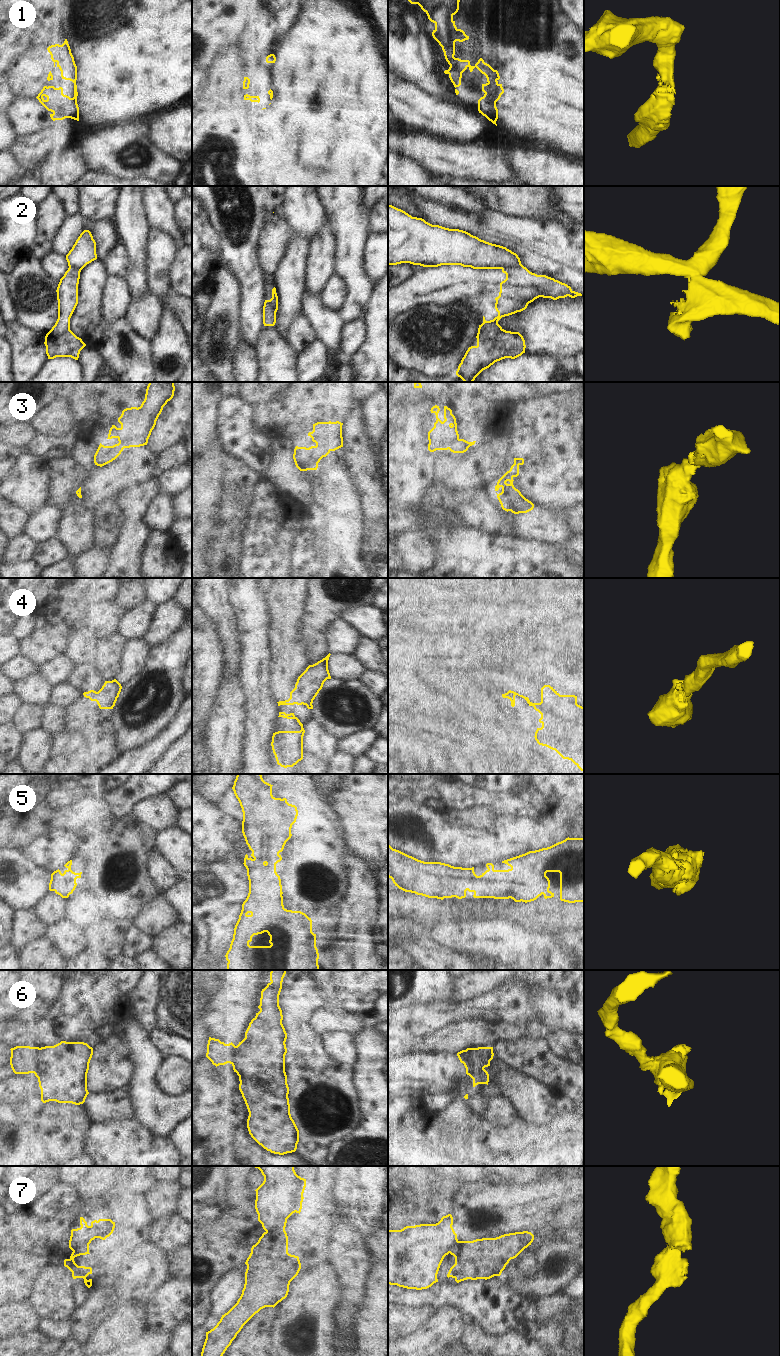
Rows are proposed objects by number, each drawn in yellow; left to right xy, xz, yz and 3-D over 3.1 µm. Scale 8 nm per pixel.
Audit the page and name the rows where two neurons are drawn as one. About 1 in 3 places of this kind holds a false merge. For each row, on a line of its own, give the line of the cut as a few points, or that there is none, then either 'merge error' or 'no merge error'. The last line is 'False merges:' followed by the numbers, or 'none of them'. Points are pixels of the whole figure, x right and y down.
1: cut none; no merge error
2: cut yz (521, 264), (502, 269); merge error
3: cut none; no merge error
4: cut none; no merge error
5: cut none; no merge error
6: cut yz (475, 1048), (472, 1054), (472, 1065), (469, 1068); merge error
7: cut xz (284, 1228), (266, 1232); merge error
False merges: 2, 6, 7

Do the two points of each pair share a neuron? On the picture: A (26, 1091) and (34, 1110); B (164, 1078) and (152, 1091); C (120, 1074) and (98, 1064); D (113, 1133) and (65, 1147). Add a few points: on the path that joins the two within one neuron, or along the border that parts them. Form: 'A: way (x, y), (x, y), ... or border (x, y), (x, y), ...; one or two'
A: border (40, 1099), (10, 1103); two
B: border (163, 1061), (157, 1074), (158, 1084), (177, 1097); two
C: way (115, 1073), (109, 1067), (103, 1065); one
D: border (93, 1123), (88, 1134), (84, 1153); two

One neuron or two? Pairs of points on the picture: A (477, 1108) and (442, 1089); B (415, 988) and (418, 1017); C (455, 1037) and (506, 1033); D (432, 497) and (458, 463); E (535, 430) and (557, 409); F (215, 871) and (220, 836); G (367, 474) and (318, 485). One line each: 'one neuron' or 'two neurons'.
A: two neurons
B: two neurons
C: one neuron
D: two neurons
E: two neurons
F: one neuron
G: two neurons

